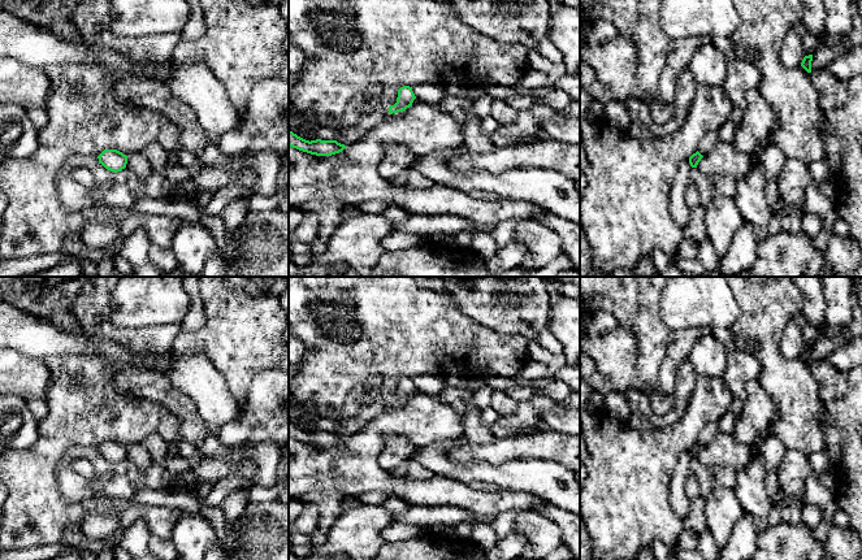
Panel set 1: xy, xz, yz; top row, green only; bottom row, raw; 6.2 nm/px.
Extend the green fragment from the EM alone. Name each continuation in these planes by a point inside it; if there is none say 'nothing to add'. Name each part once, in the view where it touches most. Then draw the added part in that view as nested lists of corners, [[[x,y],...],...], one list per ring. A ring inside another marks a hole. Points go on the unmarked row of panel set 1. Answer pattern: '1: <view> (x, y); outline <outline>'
nothing to add

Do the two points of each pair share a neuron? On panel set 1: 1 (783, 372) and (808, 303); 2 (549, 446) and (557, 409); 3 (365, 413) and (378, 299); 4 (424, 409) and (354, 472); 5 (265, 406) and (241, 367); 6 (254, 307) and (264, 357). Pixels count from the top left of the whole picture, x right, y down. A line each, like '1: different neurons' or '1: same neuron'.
1: different neurons
2: different neurons
3: different neurons
4: same neuron
5: different neurons
6: same neuron

